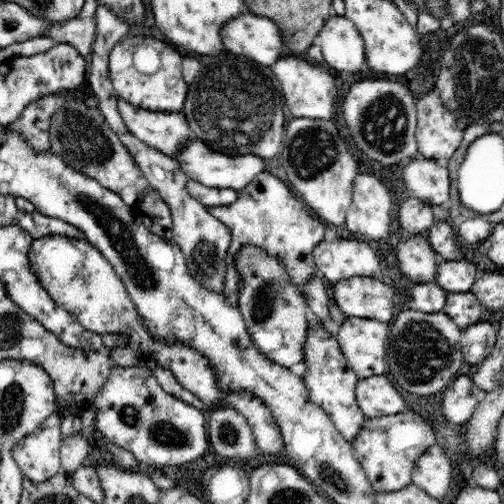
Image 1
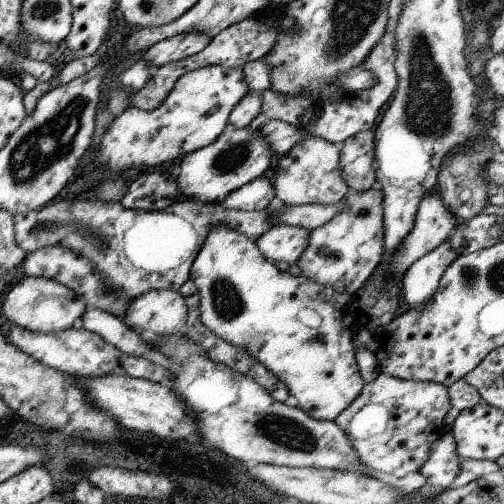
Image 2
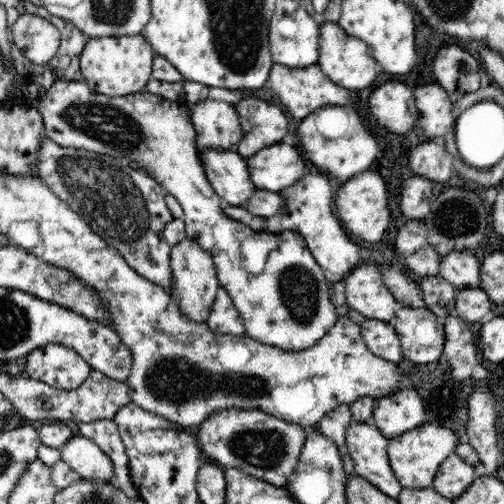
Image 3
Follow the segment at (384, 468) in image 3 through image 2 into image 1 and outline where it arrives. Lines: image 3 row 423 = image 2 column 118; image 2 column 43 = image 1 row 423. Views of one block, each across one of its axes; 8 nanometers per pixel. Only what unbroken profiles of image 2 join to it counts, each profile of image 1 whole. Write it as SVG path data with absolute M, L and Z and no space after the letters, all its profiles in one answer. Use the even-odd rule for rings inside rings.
M312 310L308 312L308 336L306 336L304 360L308 364L304 382L306 382L306 388L308 388L308 394L310 394L312 402L328 414L328 418L332 420L332 424L336 426L340 436L346 442L352 444L354 440L358 440L358 434L362 432L362 428L366 428L366 422L368 422L368 418L360 412L358 398L356 398L356 384L358 384L360 378L350 368L340 344L330 338L326 328L320 326L320 322L316 320ZM314 330L318 330L318 334Z

